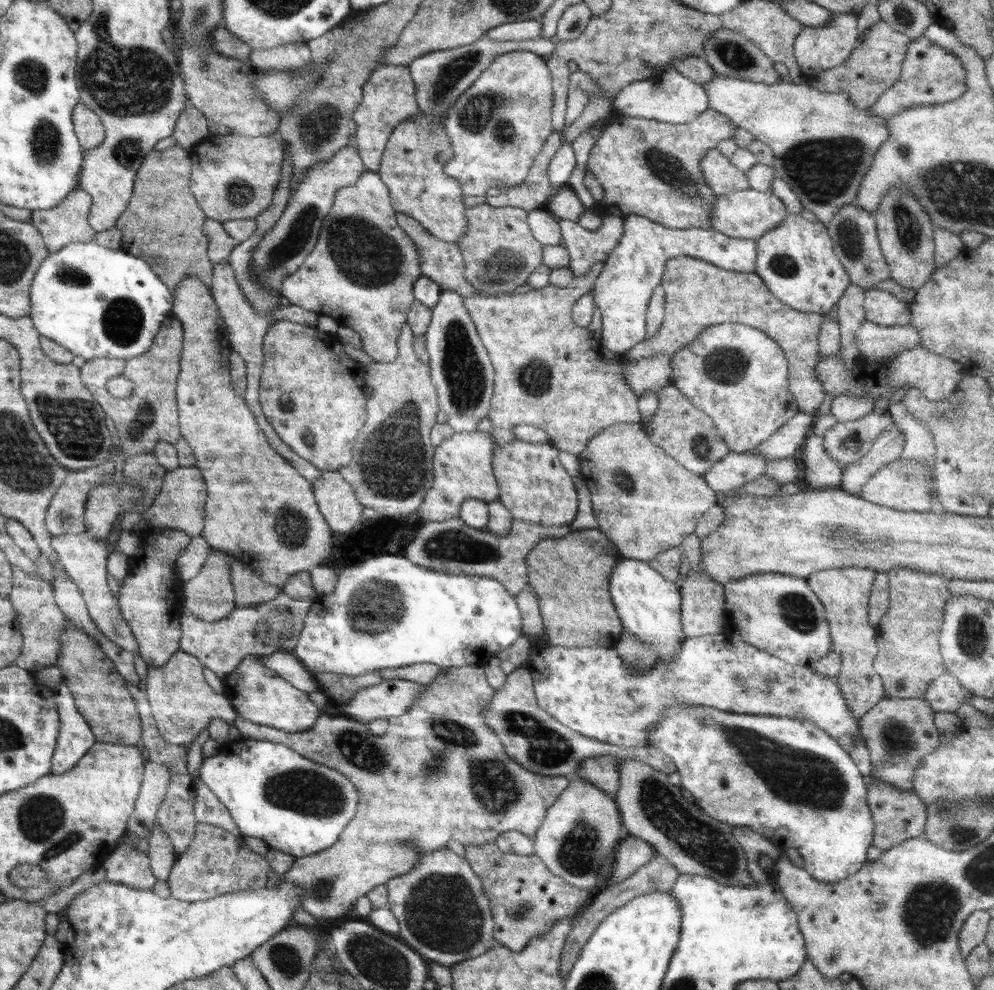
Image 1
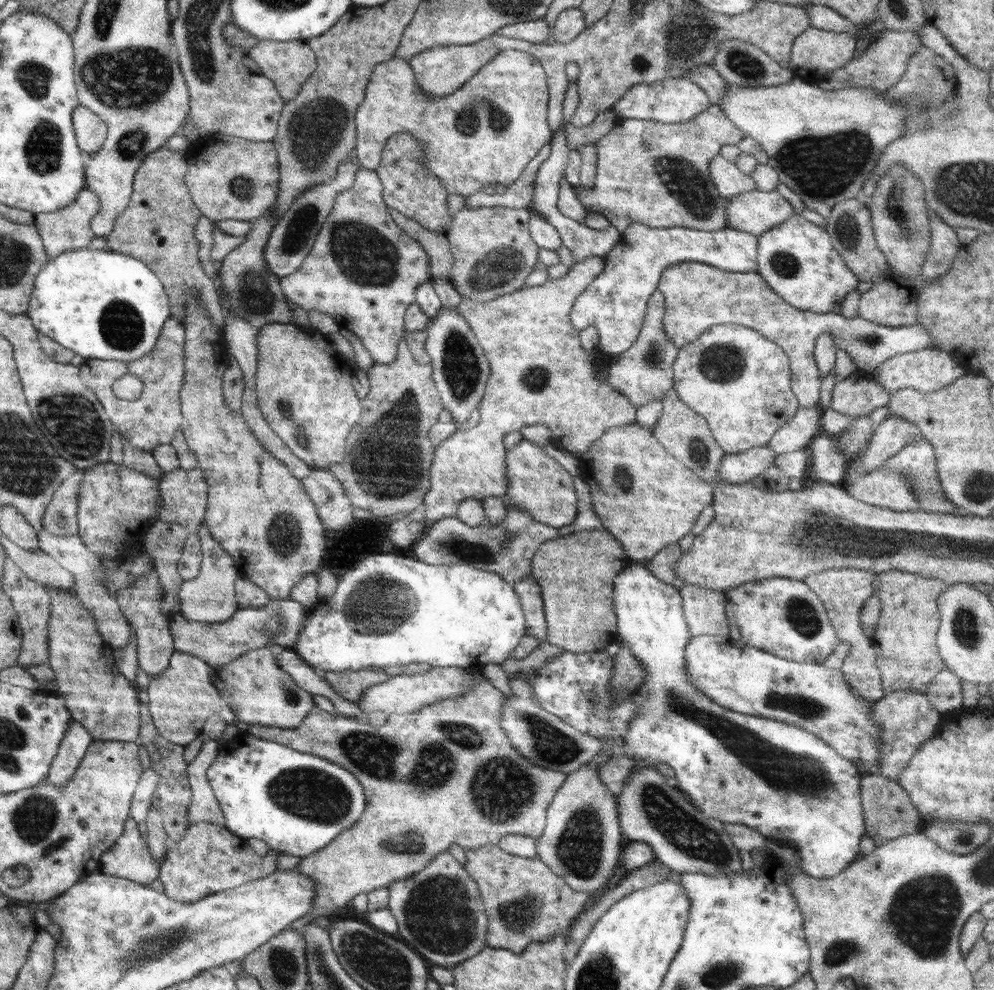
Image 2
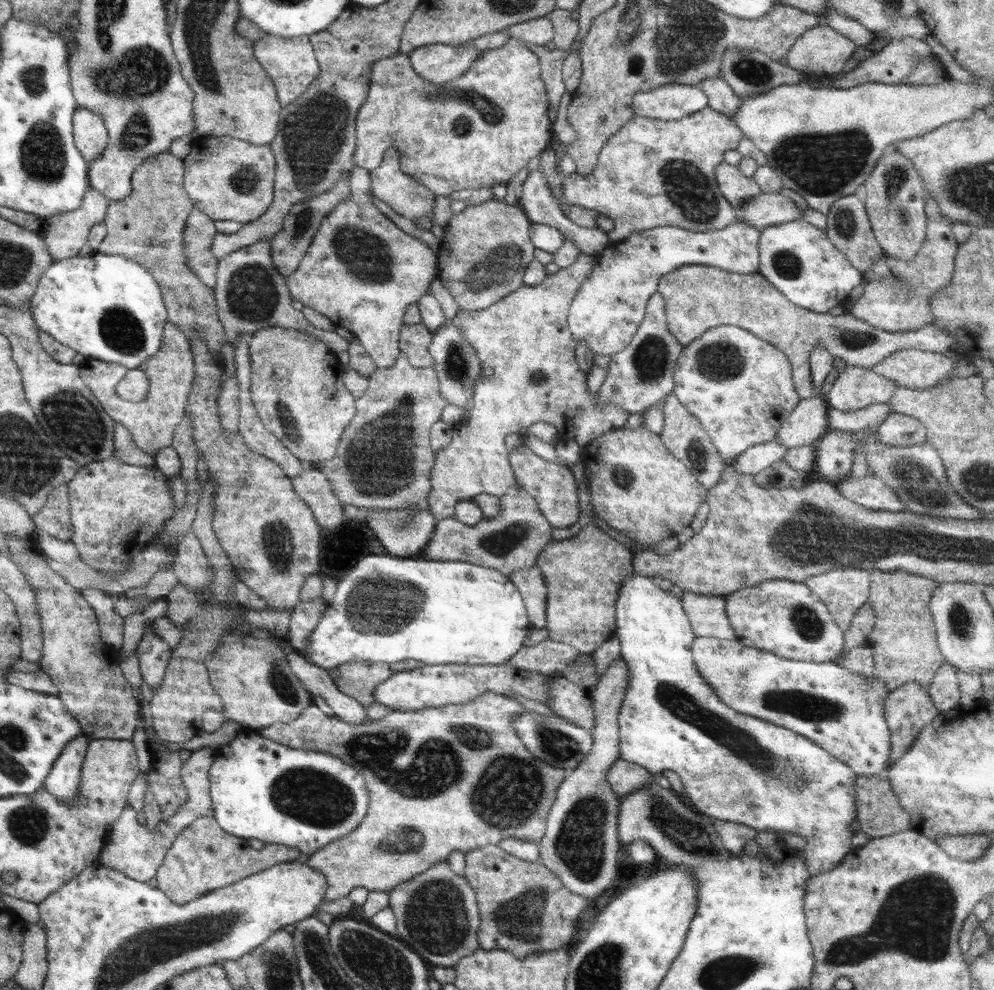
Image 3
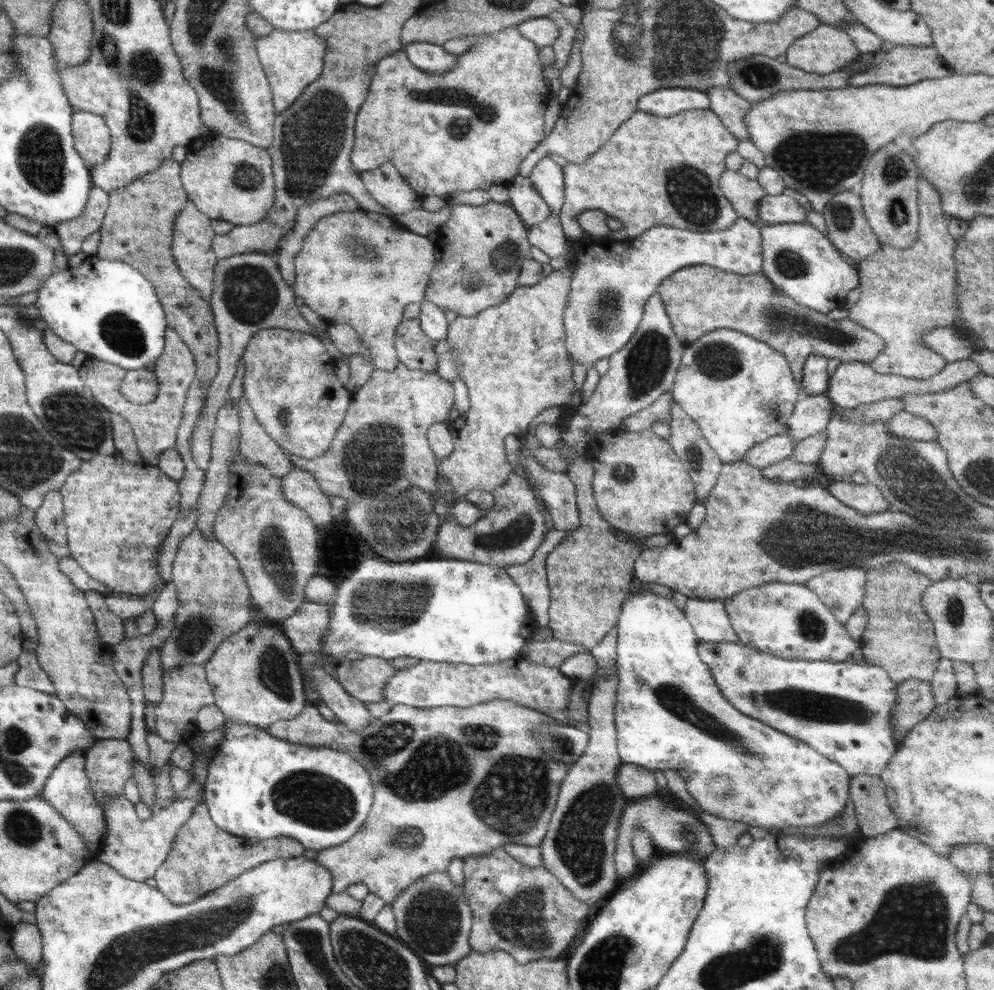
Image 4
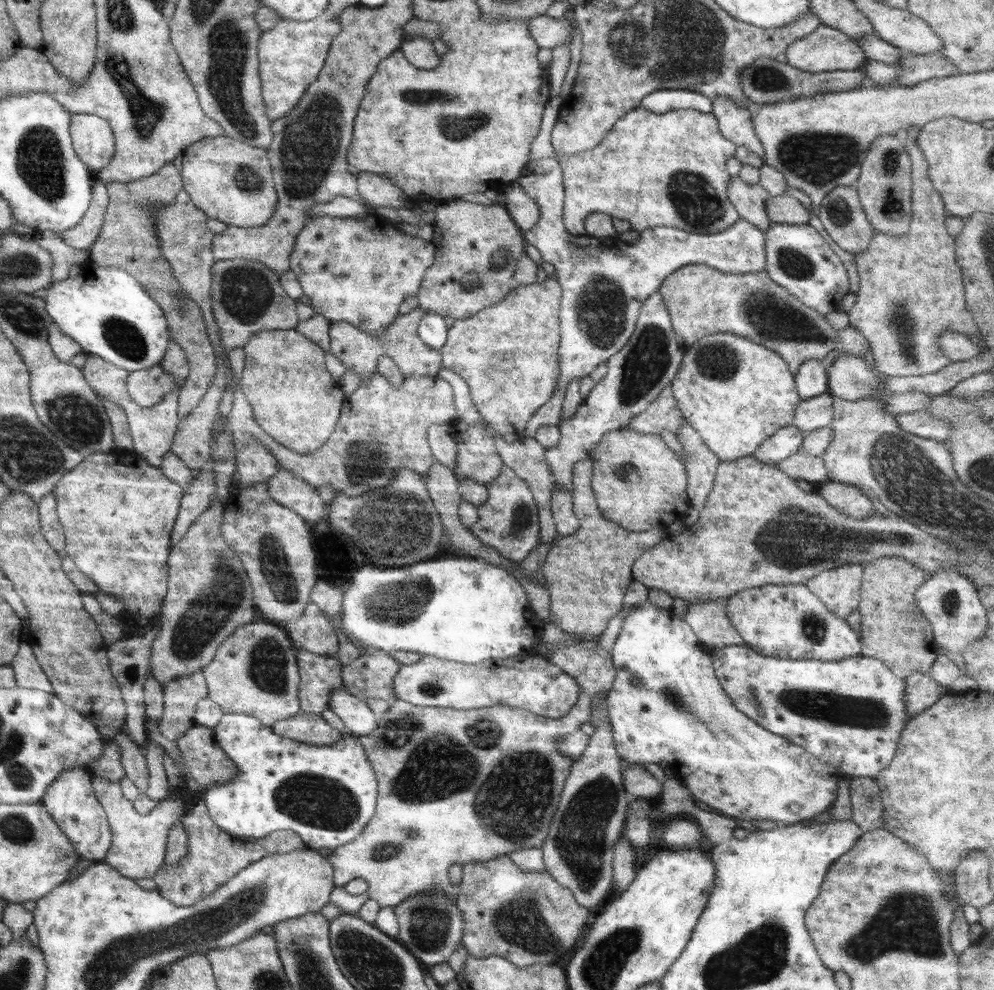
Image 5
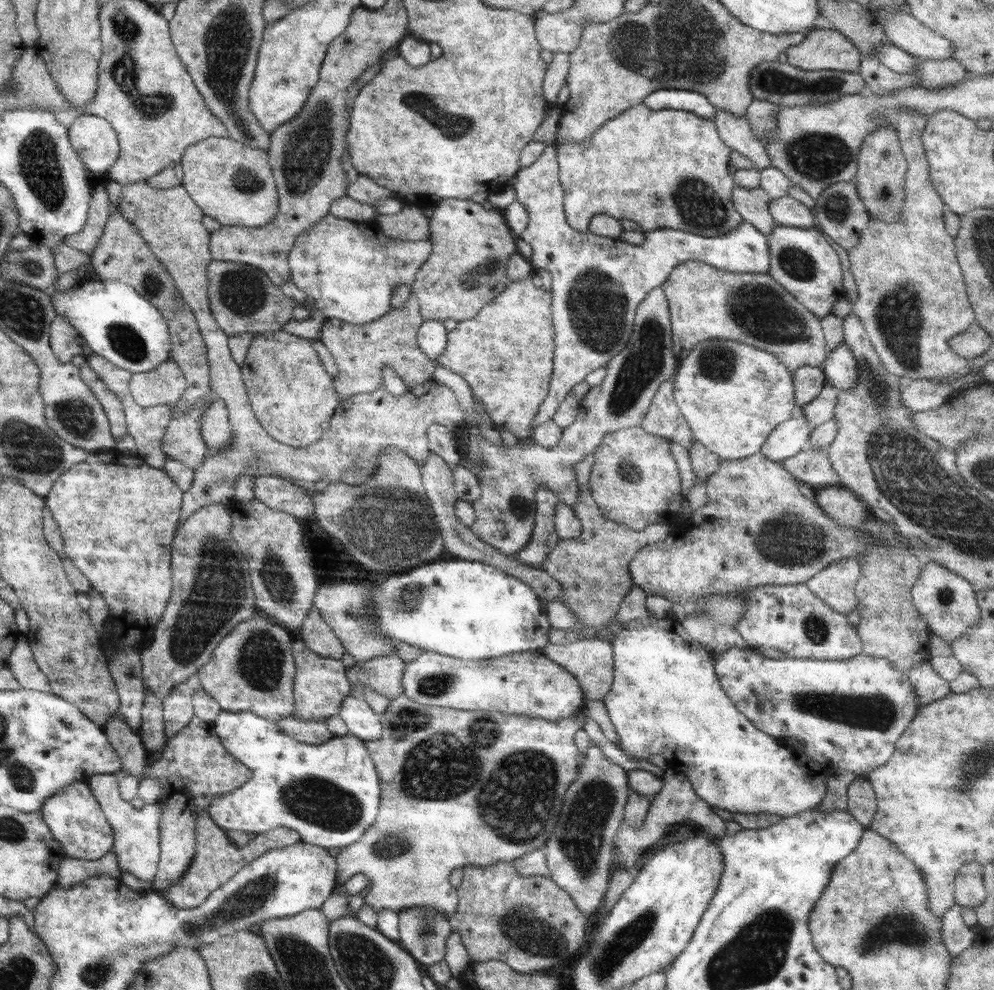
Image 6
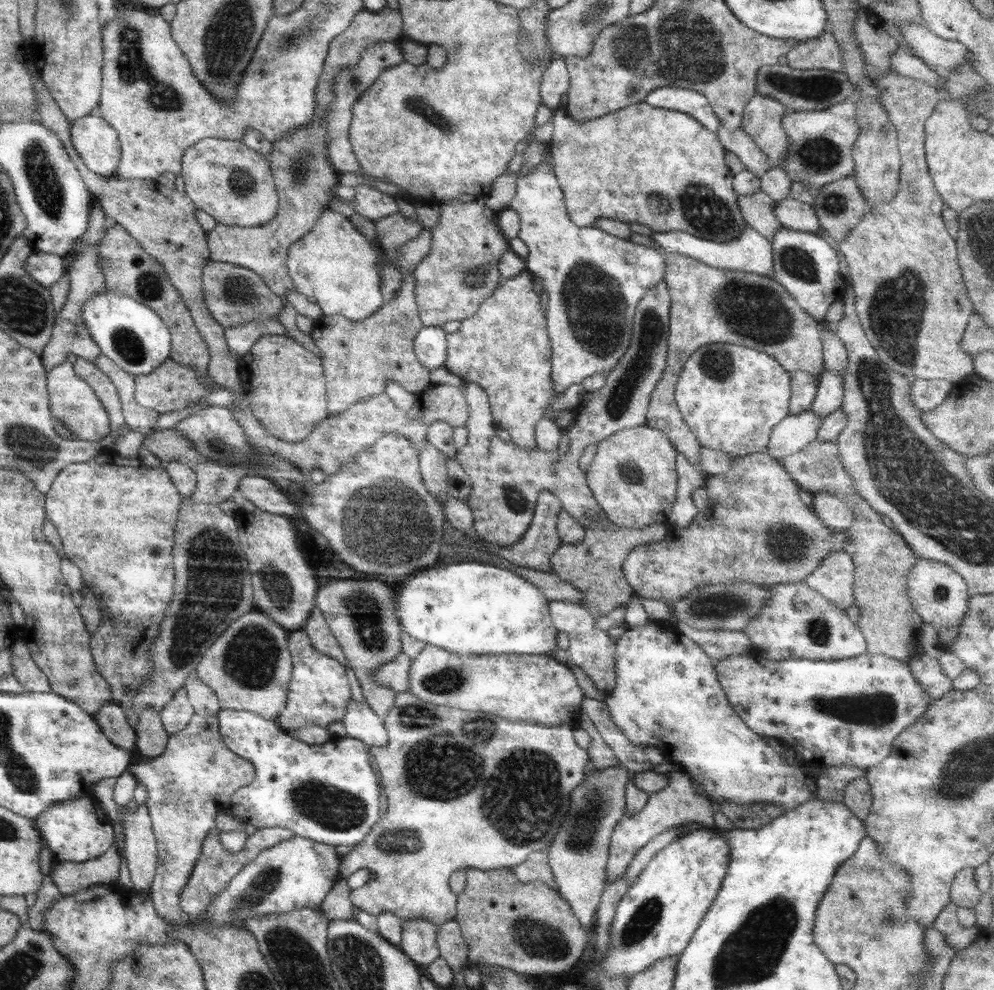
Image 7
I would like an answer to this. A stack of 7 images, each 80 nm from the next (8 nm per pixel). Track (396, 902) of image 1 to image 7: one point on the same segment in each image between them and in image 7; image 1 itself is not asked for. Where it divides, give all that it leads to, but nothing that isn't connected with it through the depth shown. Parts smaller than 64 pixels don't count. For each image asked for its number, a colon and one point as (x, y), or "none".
2: (440, 914)
3: (437, 915)
4: (433, 918)
5: (430, 925)
6: (423, 931)
7: (419, 937)

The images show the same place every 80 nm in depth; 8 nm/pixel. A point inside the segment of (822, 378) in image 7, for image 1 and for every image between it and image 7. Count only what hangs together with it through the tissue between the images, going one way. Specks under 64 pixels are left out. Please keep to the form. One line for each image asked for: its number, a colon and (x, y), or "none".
1: (787, 440)
2: (794, 435)
3: (807, 422)
4: (811, 414)
5: (813, 413)
6: (821, 409)

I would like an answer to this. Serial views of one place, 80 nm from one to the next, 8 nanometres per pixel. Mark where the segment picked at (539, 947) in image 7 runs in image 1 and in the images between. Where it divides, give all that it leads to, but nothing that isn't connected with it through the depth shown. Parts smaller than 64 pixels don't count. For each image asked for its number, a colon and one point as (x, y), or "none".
1: (526, 899)
2: (526, 903)
3: (524, 908)
4: (527, 912)
5: (528, 918)
6: (530, 923)

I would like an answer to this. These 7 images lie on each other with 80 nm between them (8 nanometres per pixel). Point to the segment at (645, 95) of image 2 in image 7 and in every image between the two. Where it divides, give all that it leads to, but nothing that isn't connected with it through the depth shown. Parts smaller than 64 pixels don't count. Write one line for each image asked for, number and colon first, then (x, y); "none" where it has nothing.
3: (674, 101)
4: (665, 102)
5: (661, 101)
6: (694, 102)
7: (690, 102)

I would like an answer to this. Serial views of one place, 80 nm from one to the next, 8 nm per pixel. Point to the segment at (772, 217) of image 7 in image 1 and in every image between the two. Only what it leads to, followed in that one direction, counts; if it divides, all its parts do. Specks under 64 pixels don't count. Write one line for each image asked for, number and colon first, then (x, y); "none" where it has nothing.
1: (722, 177)
2: (729, 180)
3: (733, 185)
4: (744, 194)
5: (749, 200)
6: (753, 205)

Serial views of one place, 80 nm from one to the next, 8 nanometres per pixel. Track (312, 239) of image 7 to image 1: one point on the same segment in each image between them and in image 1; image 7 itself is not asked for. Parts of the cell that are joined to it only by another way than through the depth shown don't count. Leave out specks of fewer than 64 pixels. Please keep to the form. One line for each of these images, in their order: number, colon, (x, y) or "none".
1: (362, 270)
2: (364, 270)
3: (361, 271)
4: (361, 269)
5: (353, 270)
6: (349, 269)

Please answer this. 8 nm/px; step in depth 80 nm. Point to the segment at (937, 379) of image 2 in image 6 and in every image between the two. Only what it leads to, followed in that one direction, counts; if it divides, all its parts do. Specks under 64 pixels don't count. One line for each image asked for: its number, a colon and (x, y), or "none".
3: (914, 369)
4: (905, 293)
5: (910, 291)
6: (911, 296)

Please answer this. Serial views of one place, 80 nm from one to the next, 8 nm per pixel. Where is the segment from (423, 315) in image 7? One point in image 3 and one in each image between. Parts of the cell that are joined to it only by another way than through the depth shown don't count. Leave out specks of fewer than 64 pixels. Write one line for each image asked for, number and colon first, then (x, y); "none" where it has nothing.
3: (483, 256)
4: (480, 250)
5: (477, 246)
6: (467, 268)

